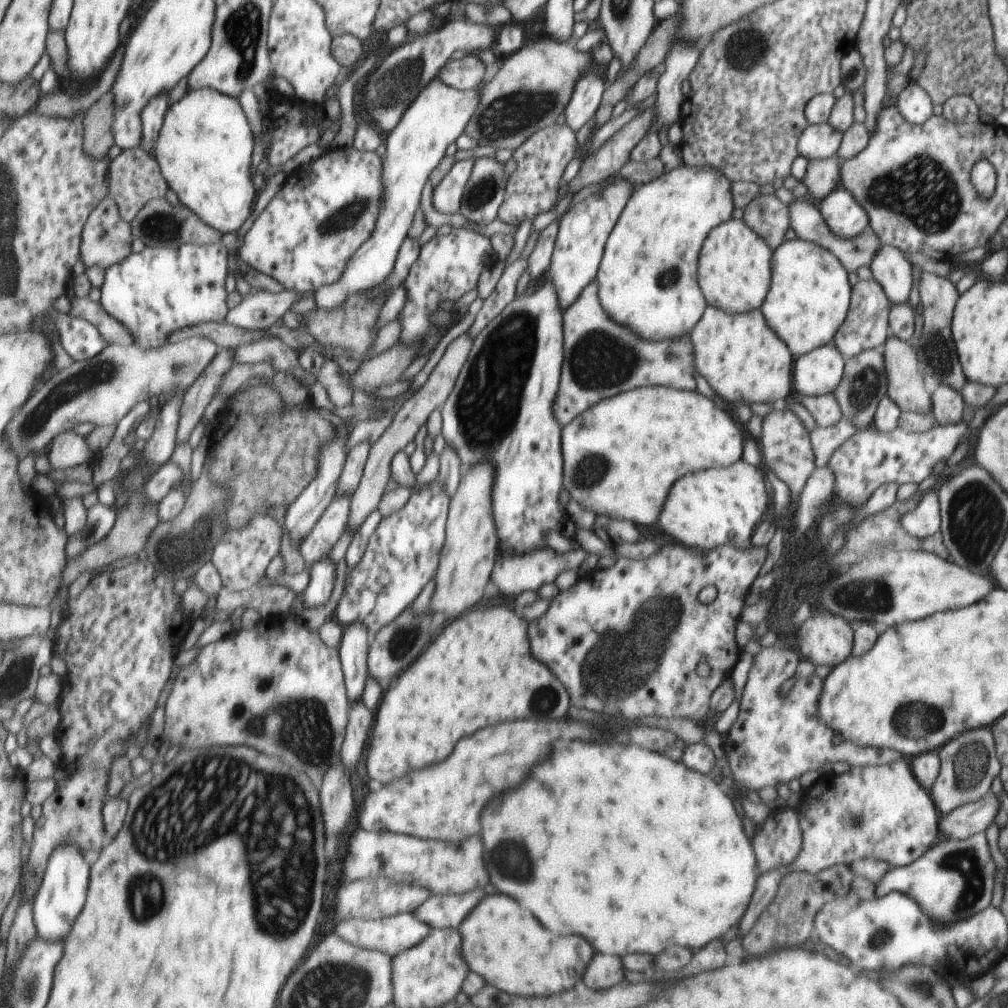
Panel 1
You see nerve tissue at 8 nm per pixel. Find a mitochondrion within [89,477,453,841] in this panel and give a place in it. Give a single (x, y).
(304, 731)

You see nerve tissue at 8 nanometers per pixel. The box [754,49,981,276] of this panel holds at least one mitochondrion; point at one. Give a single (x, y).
(920, 191)

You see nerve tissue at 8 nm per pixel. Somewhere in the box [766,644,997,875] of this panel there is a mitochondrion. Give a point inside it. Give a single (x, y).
(972, 763)

